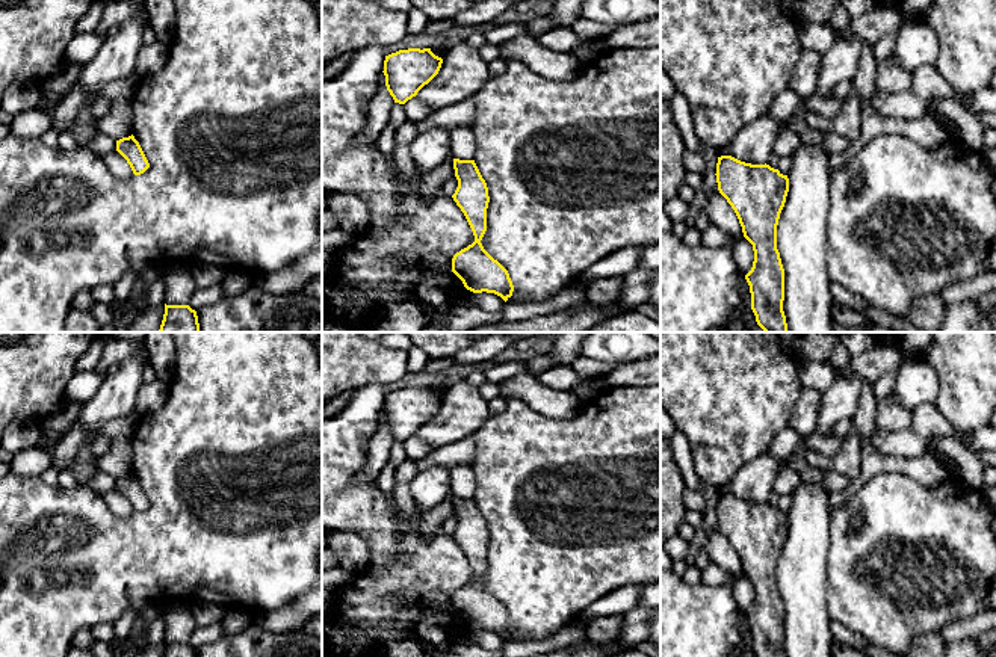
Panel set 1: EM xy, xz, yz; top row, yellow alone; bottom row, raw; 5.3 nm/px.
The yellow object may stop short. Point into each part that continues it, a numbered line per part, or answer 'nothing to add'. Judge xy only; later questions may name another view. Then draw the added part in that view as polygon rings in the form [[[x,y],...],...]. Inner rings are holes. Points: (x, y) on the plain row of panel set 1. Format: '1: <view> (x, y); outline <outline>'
nothing to add

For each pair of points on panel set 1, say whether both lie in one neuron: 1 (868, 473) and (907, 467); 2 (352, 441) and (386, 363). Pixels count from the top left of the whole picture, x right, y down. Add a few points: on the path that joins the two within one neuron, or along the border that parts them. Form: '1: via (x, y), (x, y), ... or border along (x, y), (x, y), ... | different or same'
1: via (877, 465), (898, 465) | same
2: border along (384, 384), (364, 384), (352, 391) | different

